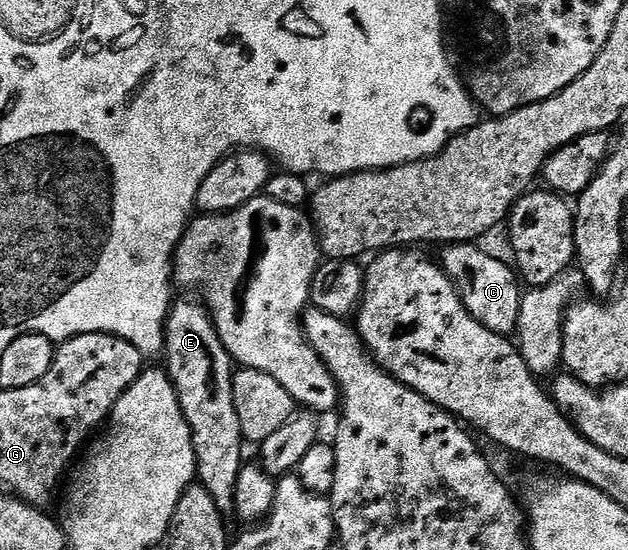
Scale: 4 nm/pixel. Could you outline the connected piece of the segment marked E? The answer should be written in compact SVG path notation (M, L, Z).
M175 301L166 315L165 331L164 369L174 381L180 408L194 438L197 481L206 489L208 496L216 500L216 508L220 508L223 516L233 515L236 480L244 465L244 439L236 416L236 404L232 400L235 363L216 332L210 311L201 301Z

